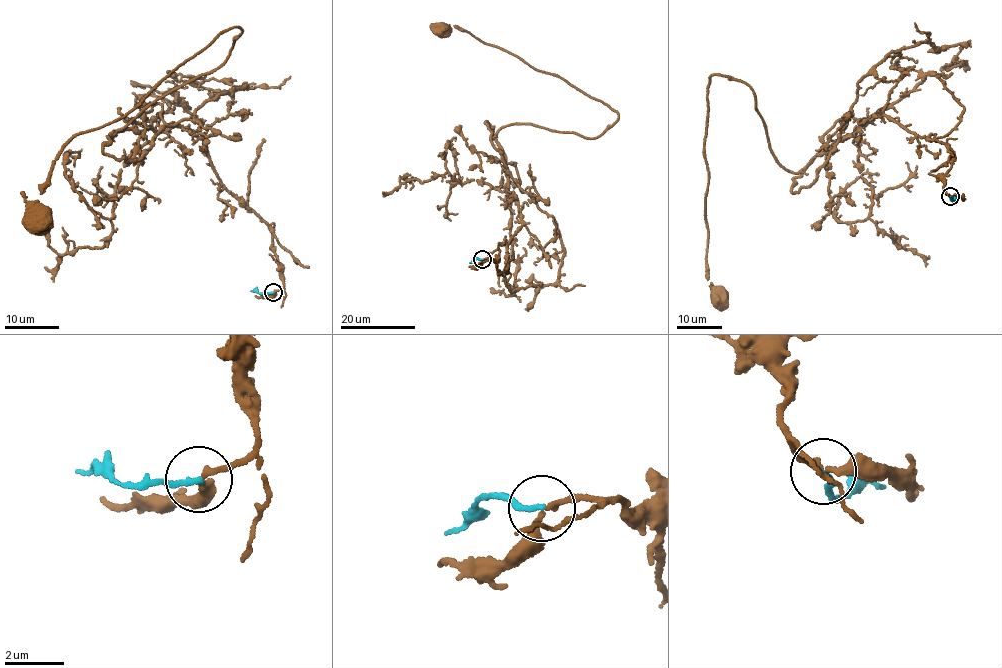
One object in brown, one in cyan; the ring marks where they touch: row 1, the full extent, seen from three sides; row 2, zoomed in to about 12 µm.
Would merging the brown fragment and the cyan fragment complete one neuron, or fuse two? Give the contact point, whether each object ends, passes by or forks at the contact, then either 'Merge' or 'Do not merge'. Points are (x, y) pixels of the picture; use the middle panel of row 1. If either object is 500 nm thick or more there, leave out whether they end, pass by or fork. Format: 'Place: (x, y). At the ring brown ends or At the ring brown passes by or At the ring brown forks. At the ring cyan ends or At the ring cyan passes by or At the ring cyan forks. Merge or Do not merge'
Place: (482, 259). At the ring brown passes by. At the ring cyan ends. Do not merge

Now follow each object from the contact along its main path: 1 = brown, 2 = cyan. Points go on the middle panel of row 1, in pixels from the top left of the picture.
1: (482, 260), (502, 275), (521, 225), (500, 129), (593, 138), (618, 113), (440, 29)
2: (482, 259), (474, 259), (470, 262)

